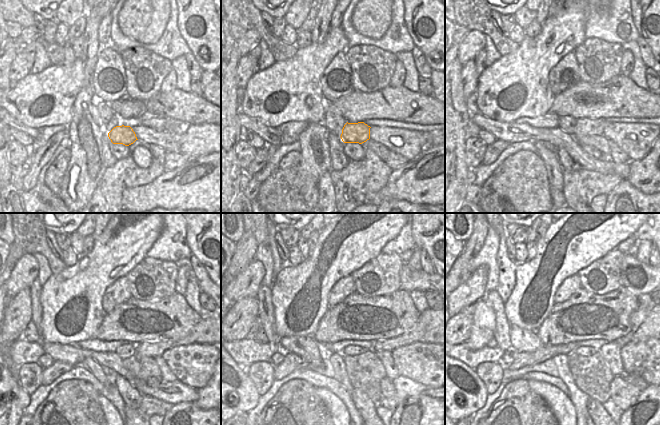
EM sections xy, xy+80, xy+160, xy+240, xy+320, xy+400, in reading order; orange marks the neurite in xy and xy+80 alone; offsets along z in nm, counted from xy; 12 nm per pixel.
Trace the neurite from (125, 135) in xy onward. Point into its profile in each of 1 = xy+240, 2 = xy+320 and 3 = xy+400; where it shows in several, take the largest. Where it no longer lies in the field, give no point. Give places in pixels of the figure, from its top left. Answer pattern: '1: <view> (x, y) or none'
1: xy+240 (200, 334)
2: xy+320 (424, 331)
3: xy+400 (648, 329)

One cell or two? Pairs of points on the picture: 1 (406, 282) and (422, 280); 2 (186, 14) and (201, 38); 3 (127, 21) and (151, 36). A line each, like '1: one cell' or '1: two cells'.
1: one cell
2: one cell
3: one cell

